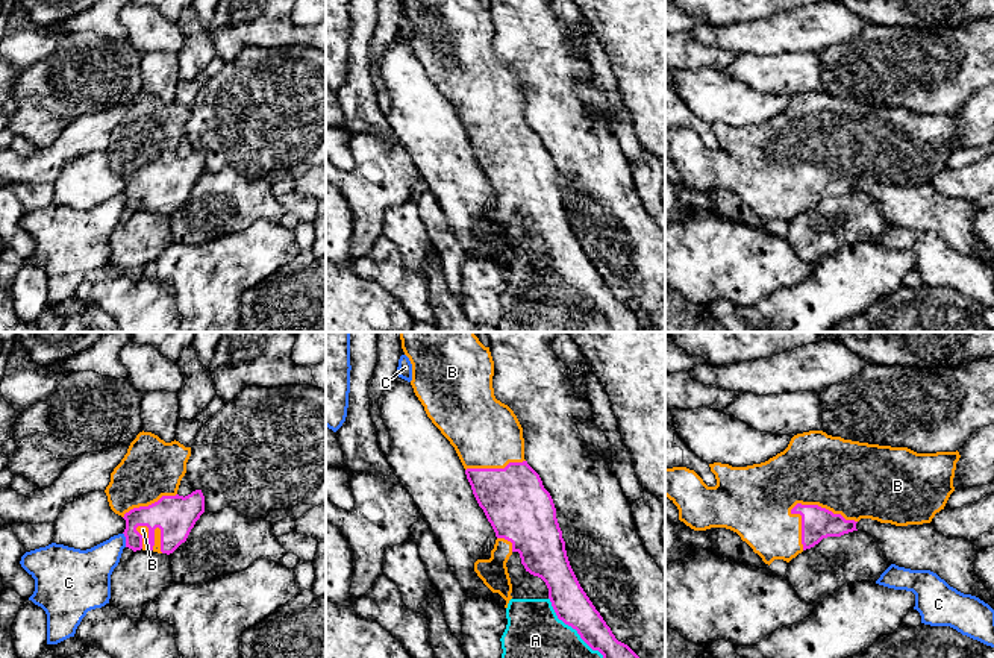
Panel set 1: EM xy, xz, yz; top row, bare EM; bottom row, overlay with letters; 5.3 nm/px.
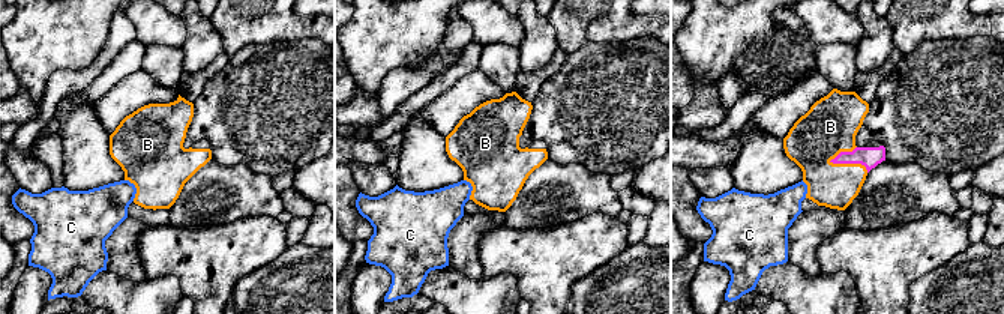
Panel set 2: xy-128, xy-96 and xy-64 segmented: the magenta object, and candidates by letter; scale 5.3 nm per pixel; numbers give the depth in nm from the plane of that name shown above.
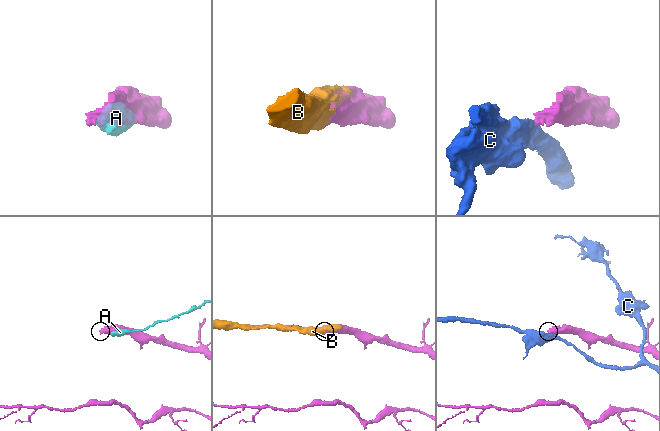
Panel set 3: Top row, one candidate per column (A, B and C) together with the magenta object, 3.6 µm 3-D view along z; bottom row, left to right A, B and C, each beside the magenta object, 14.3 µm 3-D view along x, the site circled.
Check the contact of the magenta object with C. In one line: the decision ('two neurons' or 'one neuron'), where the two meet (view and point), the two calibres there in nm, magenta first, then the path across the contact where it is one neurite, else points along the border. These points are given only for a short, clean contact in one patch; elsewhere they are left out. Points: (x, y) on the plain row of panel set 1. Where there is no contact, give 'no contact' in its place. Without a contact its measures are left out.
two neurons; meets magenta in xy at (126, 200); 160 nm thick on the magenta side, 220 nm on the other; border along xy (123, 193), (126, 206)

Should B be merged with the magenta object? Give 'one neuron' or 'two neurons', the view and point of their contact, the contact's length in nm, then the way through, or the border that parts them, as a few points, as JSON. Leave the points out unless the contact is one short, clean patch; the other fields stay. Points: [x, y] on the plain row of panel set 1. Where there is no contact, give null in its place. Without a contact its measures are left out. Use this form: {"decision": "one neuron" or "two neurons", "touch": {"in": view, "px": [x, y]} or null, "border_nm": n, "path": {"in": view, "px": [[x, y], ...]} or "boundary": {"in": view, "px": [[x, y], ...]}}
{"decision": "one neuron", "touch": {"in": "yz", "px": [823, 169]}, "border_nm": 360}

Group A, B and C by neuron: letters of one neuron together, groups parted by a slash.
A / B / C

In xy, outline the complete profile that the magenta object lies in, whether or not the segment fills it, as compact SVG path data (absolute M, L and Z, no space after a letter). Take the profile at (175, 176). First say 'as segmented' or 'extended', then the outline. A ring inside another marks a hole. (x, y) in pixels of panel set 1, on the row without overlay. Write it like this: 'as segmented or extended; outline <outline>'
extended; outline M139 92L130 103L127 114L111 133L111 143L105 153L111 170L126 180L126 208L173 214L186 202L195 182L205 173L205 156L195 150L188 156L179 156L177 150L186 133L191 108L179 102L165 103L152 92Z

